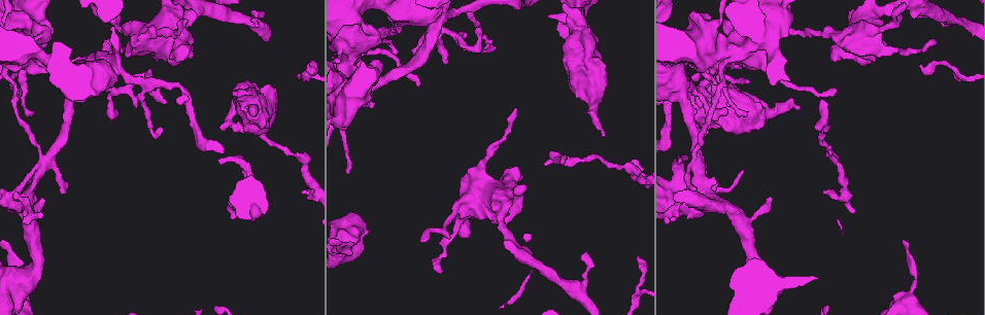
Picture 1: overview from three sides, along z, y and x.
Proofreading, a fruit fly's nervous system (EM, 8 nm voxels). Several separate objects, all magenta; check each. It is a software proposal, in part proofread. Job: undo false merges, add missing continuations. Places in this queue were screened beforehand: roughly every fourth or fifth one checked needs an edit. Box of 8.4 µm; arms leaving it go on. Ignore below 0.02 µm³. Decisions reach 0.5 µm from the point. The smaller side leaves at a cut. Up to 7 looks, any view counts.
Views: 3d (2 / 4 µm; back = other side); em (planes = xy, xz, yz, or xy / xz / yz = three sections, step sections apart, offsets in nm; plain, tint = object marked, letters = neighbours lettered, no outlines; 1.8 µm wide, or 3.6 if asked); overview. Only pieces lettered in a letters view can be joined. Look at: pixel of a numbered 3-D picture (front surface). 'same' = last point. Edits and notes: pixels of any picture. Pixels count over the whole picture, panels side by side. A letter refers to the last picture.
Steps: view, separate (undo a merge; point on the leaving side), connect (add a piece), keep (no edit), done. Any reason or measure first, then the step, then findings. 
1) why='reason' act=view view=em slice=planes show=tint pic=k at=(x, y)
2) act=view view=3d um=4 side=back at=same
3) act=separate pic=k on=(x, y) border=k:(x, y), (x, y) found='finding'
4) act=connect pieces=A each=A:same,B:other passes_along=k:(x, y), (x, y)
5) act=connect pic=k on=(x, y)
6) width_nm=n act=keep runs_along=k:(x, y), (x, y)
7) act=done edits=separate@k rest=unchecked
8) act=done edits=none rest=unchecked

why='long arm stops here' act=view view=em slice=xy step=8 show=letters pic=1 at=(821, 101)

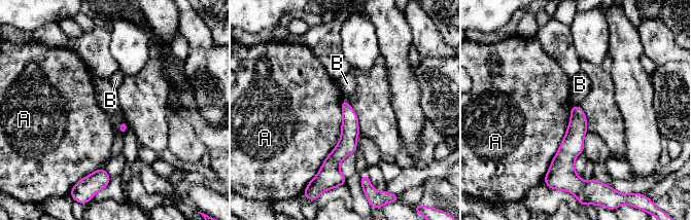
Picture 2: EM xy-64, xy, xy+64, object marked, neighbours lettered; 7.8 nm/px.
why='another direction' act=view view=em slice=planes show=letters at=same

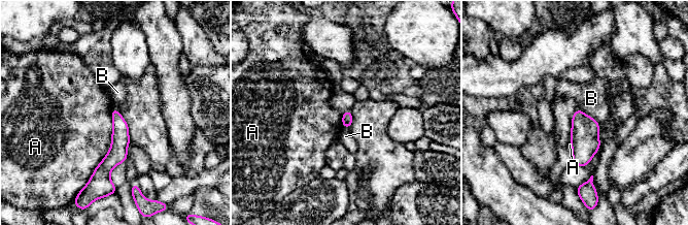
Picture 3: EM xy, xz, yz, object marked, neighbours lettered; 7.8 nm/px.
act=keep each=A:other,B:other runs_along=3:(115, 110), (118, 150), (104, 177) found='none of them fits'

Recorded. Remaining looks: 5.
why='stops while still wide' act=view view=em slice=planes show=letters pic=1 at=(564, 51)

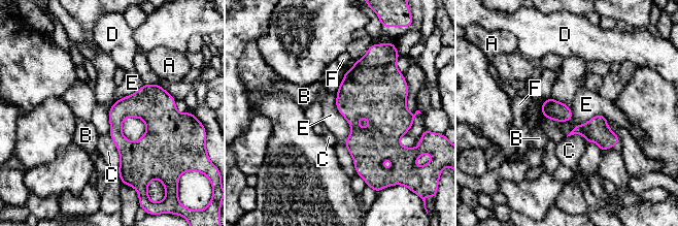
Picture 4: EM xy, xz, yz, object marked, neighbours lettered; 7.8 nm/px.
act=keep each=A:other,B:other,C:other,D:other,E:other,F:other border=4:(336, 92), (357, 172) found='none of them fits'

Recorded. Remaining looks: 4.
why='abrupt turn' act=view view=3d um=4 side=back pic=1 at=(750, 45)

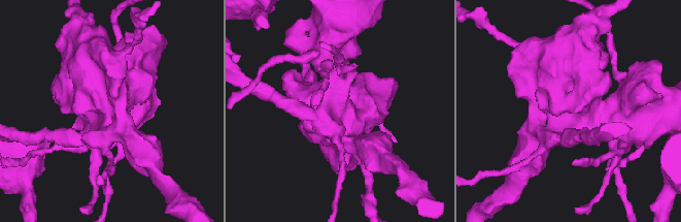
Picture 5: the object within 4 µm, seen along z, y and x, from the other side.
act=view view=em slice=planes show=letters pic=5 at=(337, 113)

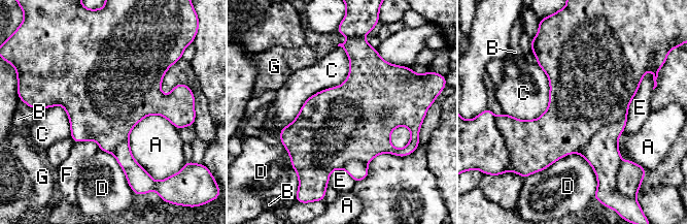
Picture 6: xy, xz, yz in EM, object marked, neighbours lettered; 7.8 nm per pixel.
width_nm=600 act=separate pic=6 on=(581, 103) each=A:other,B:other,C:other,D:other,E:other,F:other,G:other border=6:(626, 114), (602, 127), (577, 152) found='two neurons meet here'

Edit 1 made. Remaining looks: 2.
act=done edits=separate@6 rest=unchecked

